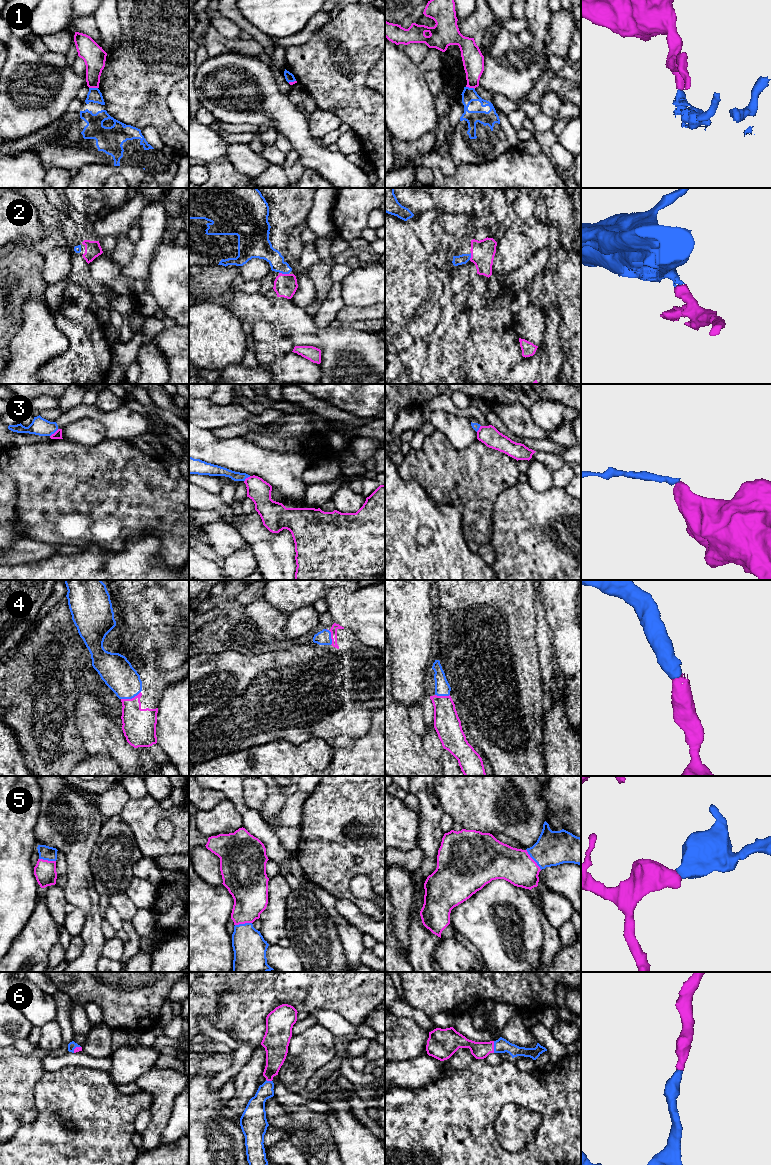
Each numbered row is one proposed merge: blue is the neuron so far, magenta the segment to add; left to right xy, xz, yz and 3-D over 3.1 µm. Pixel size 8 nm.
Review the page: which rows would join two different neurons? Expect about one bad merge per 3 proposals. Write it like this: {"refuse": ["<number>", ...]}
{"refuse": ["1", "3"]}

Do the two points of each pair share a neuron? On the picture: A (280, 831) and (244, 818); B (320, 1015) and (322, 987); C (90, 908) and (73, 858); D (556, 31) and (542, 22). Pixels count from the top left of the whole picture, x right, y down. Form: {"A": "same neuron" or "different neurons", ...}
{"A": "different neurons", "B": "different neurons", "C": "same neuron", "D": "different neurons"}

